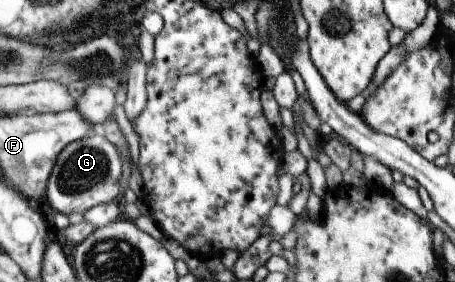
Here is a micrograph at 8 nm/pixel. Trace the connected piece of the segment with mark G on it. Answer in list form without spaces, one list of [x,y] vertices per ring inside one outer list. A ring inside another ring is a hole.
[[[101,132],[71,141],[56,156],[55,164],[46,182],[46,200],[52,211],[62,214],[83,213],[99,203],[117,200],[121,162],[115,146]]]

